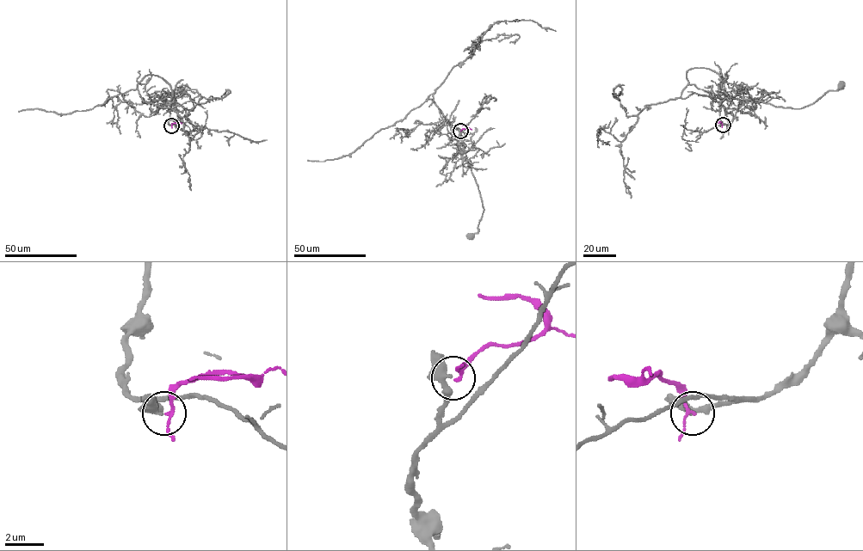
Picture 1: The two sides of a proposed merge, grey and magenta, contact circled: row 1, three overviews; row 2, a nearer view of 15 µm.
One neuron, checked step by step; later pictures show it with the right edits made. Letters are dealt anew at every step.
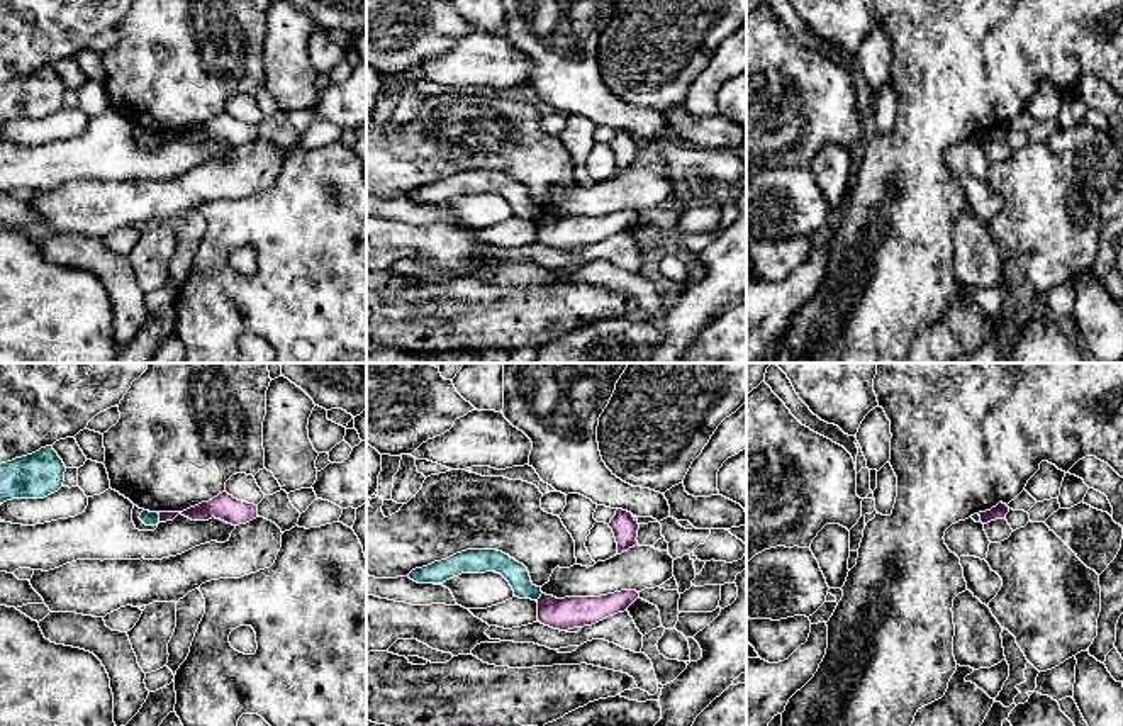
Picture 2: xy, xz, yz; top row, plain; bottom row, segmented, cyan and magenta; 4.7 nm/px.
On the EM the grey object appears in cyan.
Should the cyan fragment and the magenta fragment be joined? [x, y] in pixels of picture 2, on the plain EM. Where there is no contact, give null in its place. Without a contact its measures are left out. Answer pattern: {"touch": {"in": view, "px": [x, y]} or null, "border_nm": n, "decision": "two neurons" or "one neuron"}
{"touch": {"in": "xy", "px": [158, 138]}, "border_nm": 50, "decision": "two neurons"}

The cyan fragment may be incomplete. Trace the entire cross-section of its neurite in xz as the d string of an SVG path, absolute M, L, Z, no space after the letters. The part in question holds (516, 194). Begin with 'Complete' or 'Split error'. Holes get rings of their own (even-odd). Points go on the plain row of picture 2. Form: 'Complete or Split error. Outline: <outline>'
Complete. Outline: M467 170L446 180L412 190L407 197L417 204L443 204L461 193L500 193L519 219L538 221L541 207L531 202L528 188L497 170Z

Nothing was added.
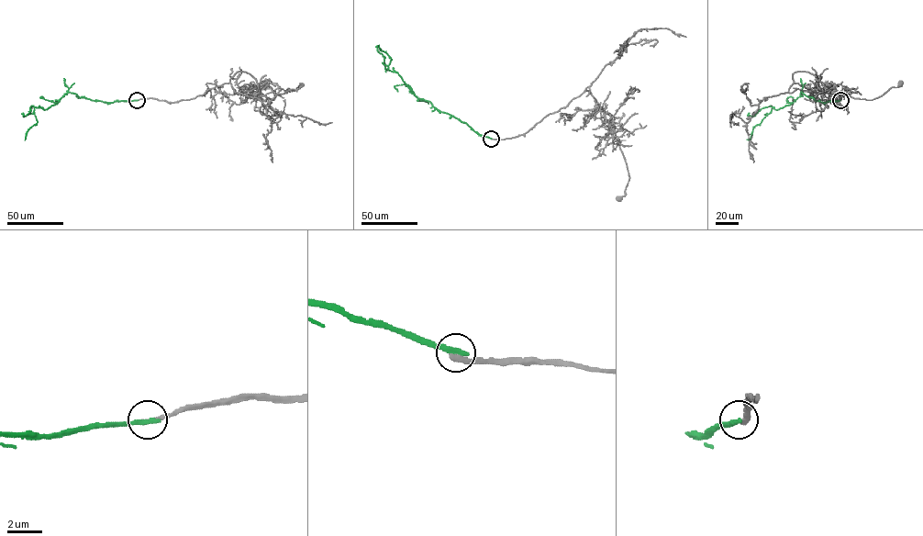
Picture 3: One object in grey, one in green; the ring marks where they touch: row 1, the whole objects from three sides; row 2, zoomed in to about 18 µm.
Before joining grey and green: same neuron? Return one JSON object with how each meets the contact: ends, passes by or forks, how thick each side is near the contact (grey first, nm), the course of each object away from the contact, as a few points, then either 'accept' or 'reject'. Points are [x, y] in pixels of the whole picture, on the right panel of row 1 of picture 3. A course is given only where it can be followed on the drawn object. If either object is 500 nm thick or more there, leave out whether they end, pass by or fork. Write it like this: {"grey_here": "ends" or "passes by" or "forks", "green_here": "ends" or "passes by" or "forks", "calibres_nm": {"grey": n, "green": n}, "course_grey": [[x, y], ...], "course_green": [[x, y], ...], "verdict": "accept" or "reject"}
{"grey_here": "ends", "green_here": "ends", "calibres_nm": {"grey": 320, "green": 360}, "course_grey": [[840, 100], [817, 98], [808, 88], [795, 83], [793, 74], [807, 72], [827, 93], [867, 100], [900, 83]], "course_green": [[840, 100], [817, 101], [801, 92], [791, 104], [778, 109], [772, 107], [747, 139]], "verdict": "reject"}

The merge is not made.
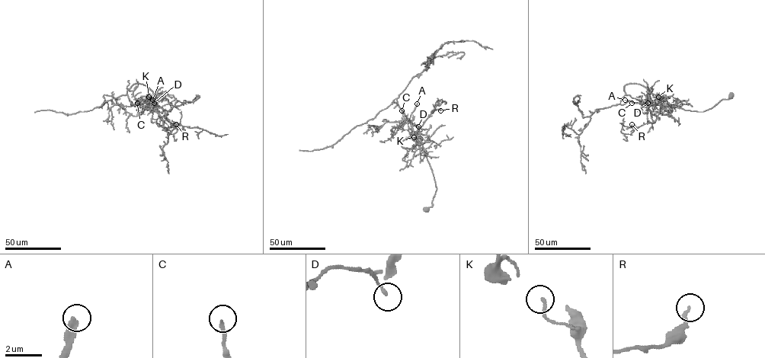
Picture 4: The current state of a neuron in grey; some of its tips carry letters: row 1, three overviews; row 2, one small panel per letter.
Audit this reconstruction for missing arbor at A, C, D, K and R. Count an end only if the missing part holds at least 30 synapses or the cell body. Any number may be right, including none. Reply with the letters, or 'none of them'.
A, C

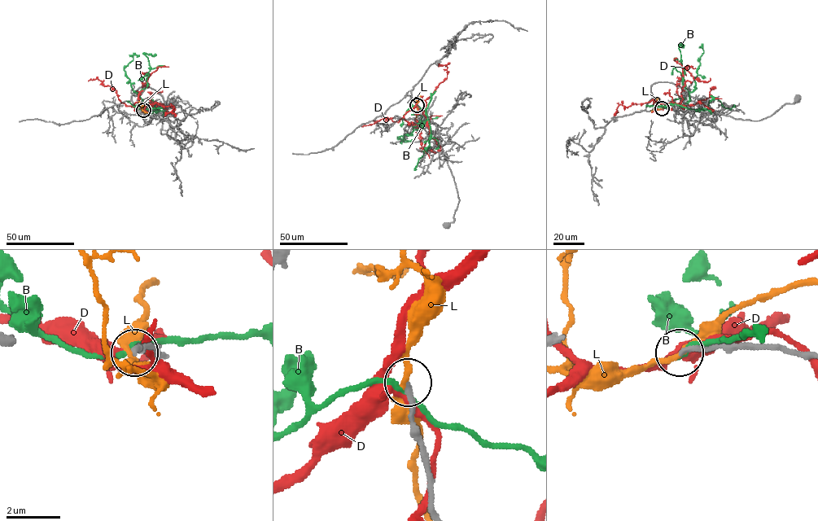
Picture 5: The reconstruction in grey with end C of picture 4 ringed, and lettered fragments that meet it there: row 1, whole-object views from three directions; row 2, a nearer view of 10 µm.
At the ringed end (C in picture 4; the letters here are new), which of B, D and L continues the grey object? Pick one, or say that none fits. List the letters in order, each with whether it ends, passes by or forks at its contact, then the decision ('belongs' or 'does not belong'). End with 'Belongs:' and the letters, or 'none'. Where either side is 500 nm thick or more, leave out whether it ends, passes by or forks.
B: it passes by; does not belong
D: it passes by; does not belong
L: it passes by; belongs
Belongs: L

